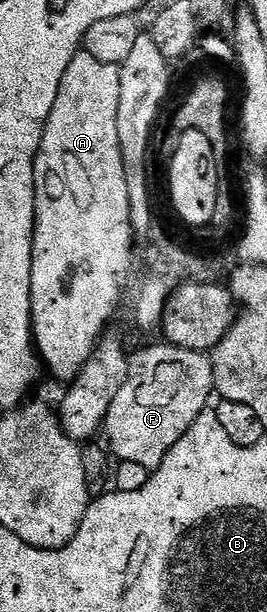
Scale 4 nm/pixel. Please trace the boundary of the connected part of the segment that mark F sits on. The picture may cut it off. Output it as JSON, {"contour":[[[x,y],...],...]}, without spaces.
{"contour":[[[170,345],[162,346],[147,347],[144,351],[130,356],[127,380],[125,385],[121,385],[117,397],[113,397],[113,405],[109,405],[109,413],[105,420],[105,435],[107,431],[105,443],[112,456],[119,463],[133,461],[136,465],[145,465],[145,469],[149,472],[159,467],[161,461],[165,461],[169,449],[173,449],[173,445],[181,441],[181,437],[195,424],[199,414],[208,410],[210,403],[207,402],[215,391],[211,360],[204,352],[186,351]]]}

